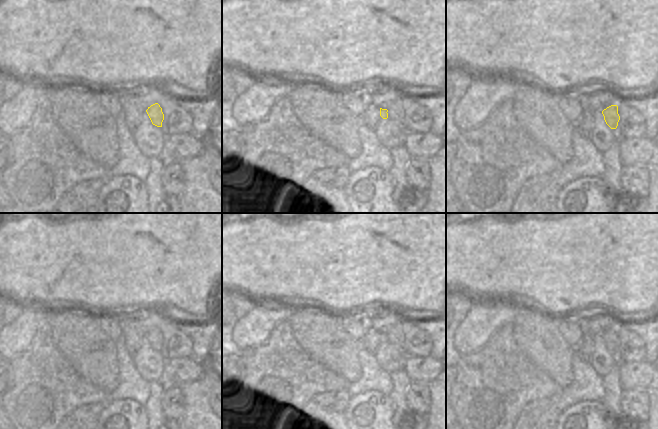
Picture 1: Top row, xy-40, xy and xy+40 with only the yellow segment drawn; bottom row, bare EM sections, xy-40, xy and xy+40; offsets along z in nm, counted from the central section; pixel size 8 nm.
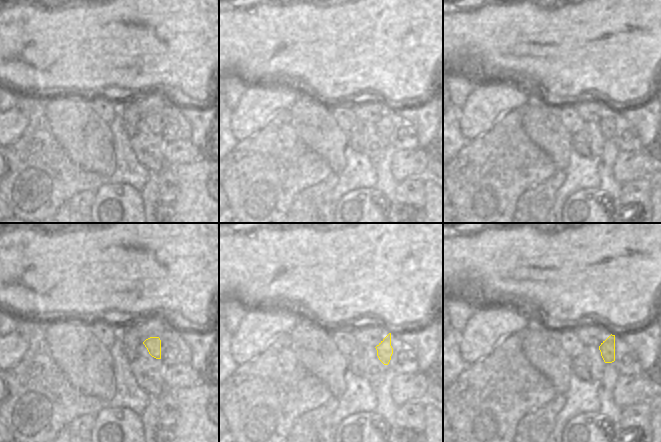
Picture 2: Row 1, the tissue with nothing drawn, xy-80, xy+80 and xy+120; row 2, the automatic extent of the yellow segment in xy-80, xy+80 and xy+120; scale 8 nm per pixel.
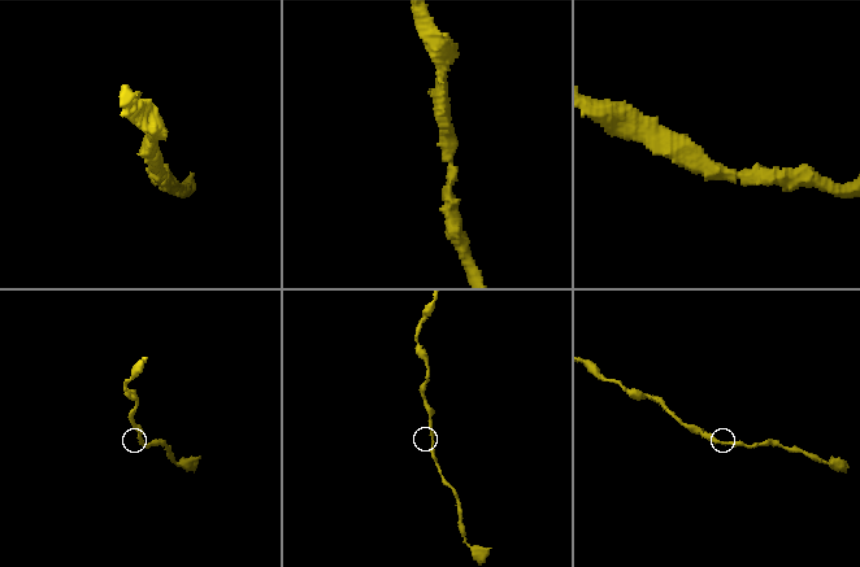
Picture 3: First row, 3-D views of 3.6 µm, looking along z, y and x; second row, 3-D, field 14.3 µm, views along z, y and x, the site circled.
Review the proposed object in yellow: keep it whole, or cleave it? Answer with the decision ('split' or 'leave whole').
leave whole

